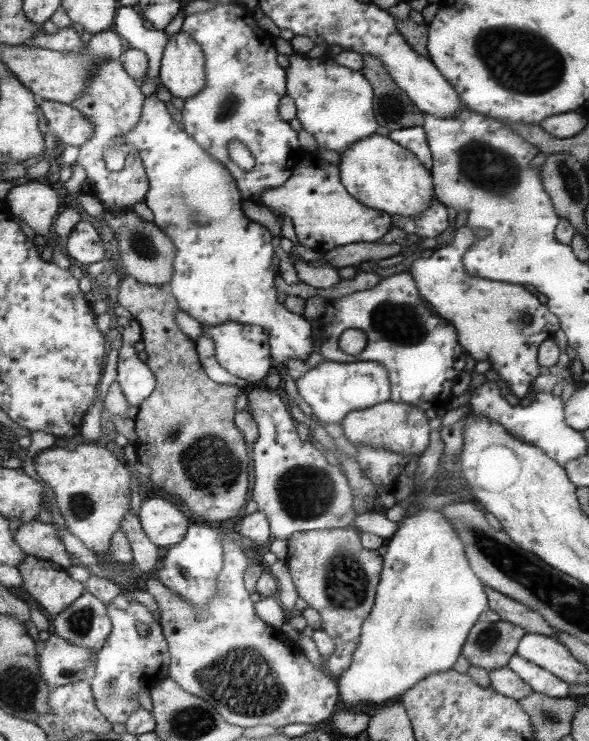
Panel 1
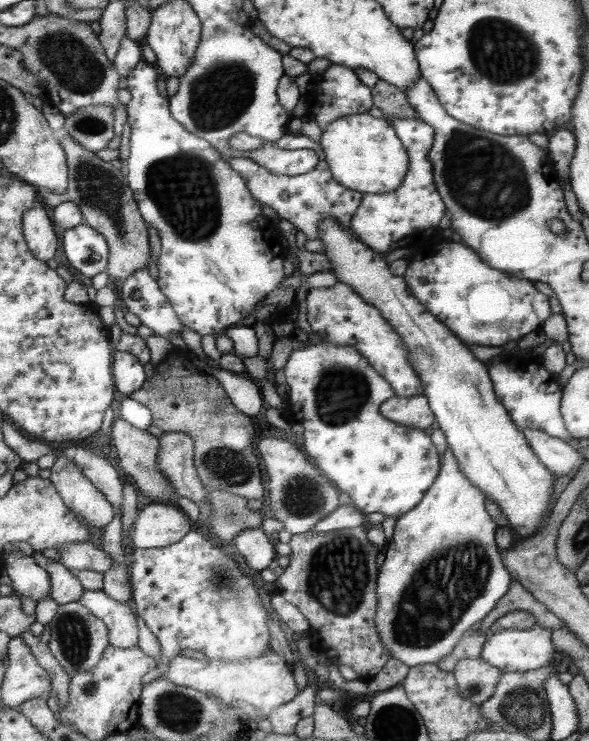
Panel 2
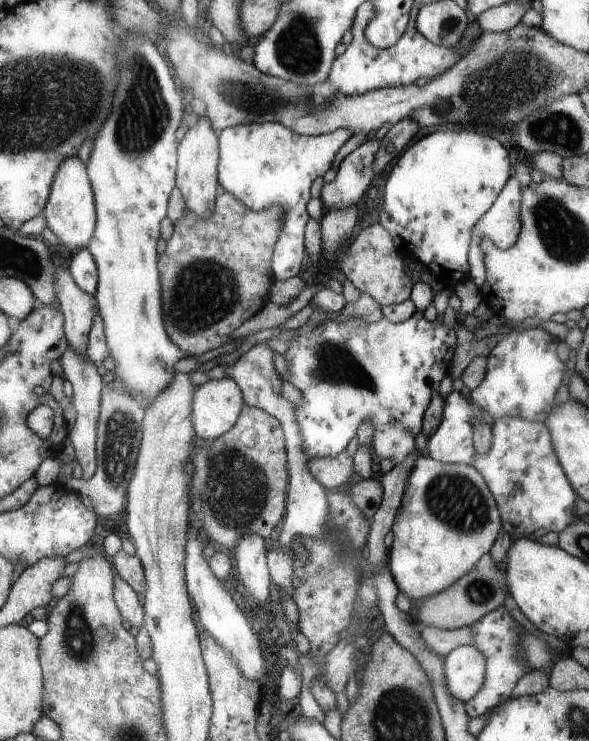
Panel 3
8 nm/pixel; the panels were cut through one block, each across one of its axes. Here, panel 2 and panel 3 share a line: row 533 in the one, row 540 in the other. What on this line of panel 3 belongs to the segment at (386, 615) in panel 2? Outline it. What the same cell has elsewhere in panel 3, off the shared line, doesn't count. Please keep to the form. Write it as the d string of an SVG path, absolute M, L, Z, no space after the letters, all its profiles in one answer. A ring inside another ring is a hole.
M421 454L407 478L407 488L401 506L397 508L391 532L393 544L389 550L389 570L397 580L399 590L405 592L409 600L425 600L447 590L453 582L473 570L473 566L493 548L493 542L497 542L497 536L501 534L501 516L495 496L479 470L469 464L441 464Z

